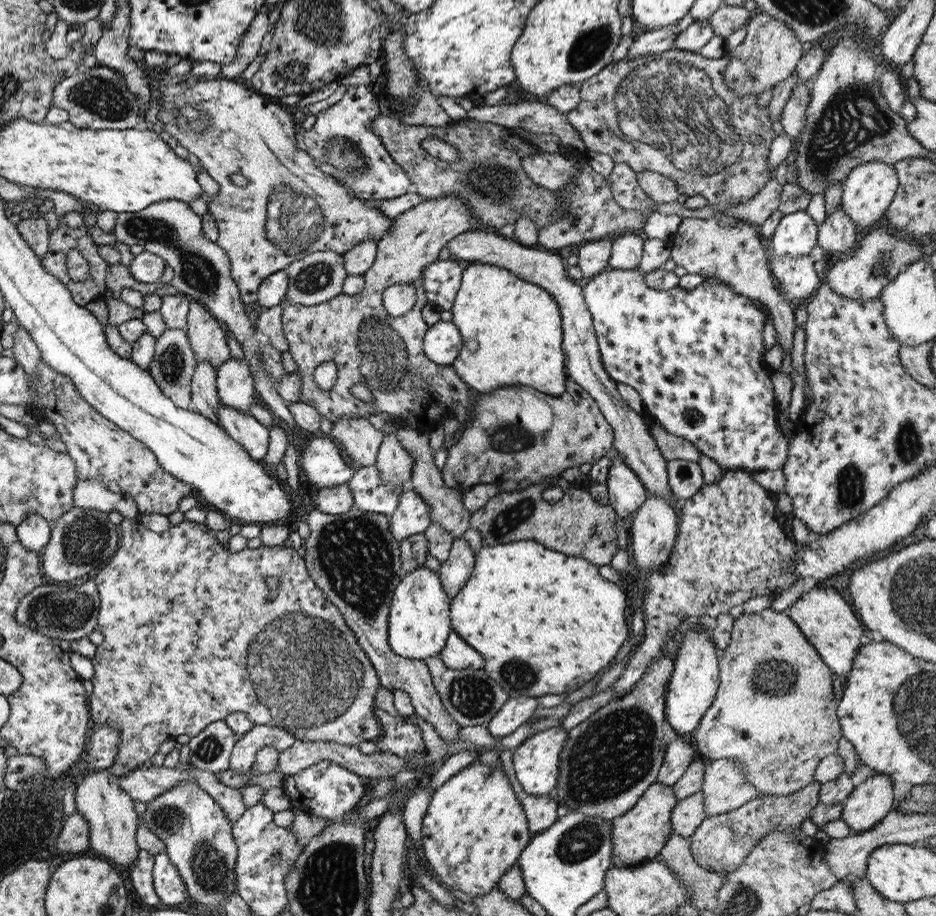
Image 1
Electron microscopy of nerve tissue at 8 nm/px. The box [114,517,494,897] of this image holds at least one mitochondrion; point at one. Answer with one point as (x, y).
(304, 671)

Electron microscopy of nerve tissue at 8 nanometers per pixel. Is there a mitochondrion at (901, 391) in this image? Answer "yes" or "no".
no

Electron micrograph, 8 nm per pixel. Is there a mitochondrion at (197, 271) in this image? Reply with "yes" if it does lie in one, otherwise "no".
yes

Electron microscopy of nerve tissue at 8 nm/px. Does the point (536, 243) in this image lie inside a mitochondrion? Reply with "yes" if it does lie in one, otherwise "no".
no

